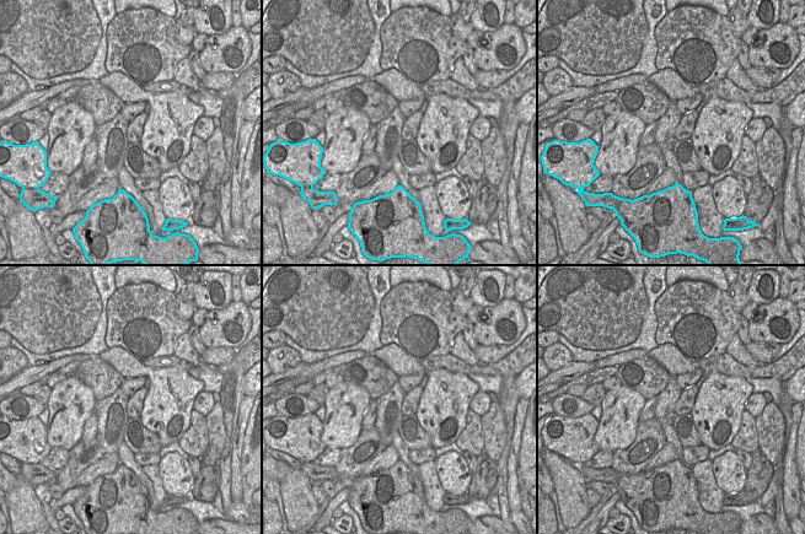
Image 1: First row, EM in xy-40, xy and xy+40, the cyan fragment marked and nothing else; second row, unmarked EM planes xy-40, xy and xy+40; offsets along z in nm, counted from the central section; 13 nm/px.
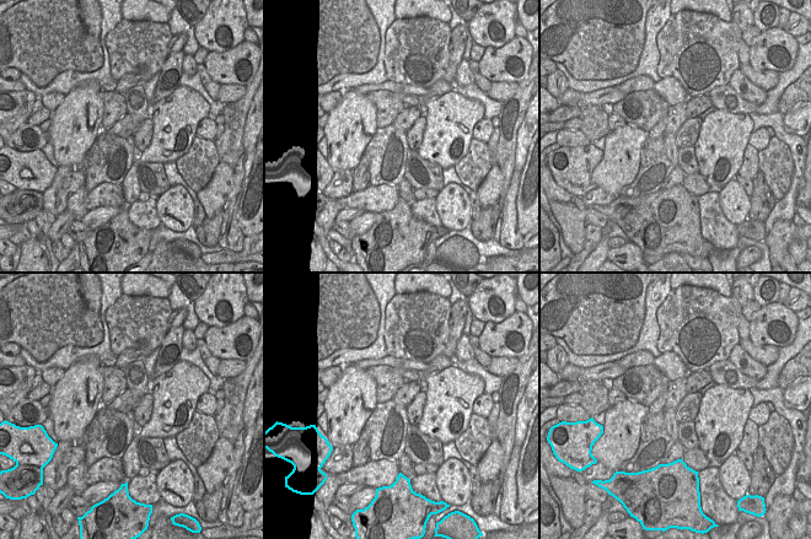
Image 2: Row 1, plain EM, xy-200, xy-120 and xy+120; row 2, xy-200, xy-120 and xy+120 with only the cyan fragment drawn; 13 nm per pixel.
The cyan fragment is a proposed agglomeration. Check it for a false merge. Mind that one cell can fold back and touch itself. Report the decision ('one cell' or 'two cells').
one cell

